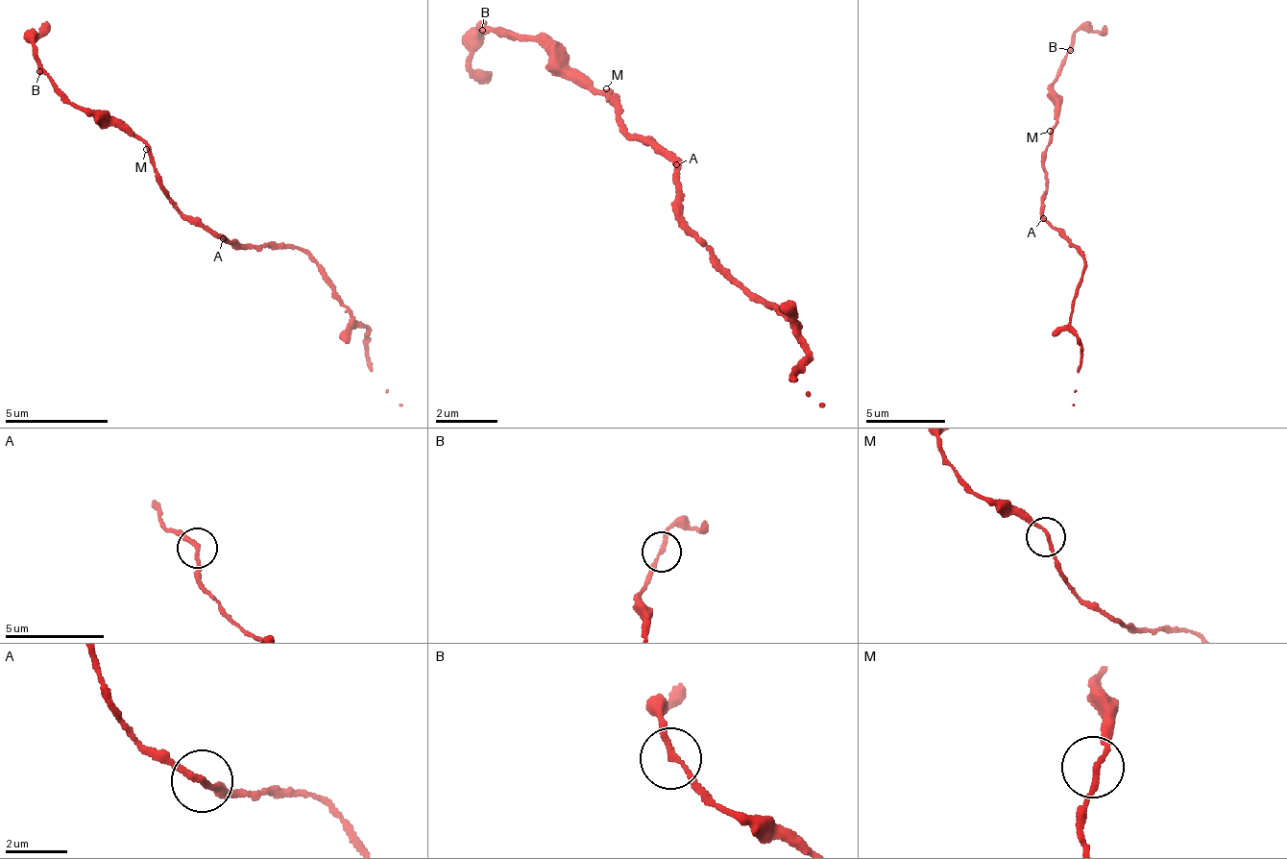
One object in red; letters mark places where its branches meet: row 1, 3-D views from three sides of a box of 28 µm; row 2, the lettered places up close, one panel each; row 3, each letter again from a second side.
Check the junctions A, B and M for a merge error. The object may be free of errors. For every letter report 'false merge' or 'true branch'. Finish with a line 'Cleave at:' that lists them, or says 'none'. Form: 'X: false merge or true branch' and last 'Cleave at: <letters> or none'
A: true branch
B: true branch
M: true branch
Cleave at: none

